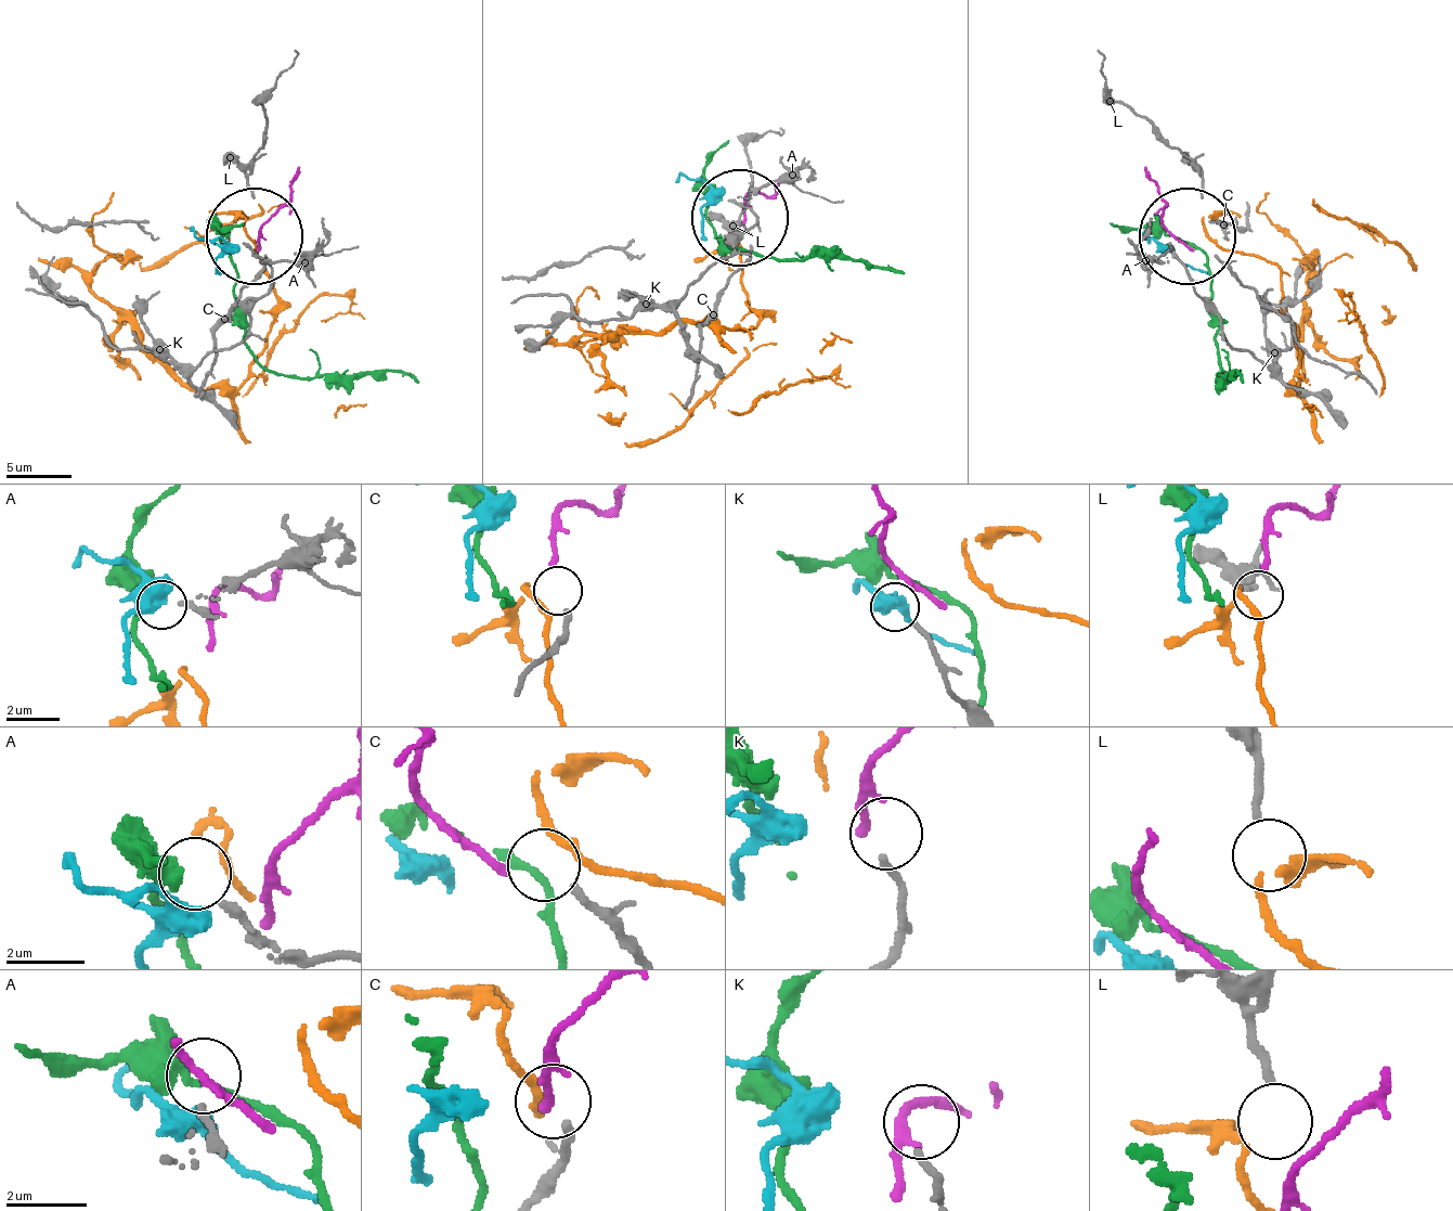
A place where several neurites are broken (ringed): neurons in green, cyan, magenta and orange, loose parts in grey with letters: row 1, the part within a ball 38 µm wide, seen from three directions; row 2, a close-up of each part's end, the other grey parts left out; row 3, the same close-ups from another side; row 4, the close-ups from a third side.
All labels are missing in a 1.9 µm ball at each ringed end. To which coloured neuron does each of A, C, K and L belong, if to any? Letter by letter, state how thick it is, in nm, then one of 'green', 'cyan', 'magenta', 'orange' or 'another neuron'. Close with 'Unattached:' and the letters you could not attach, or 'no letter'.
A: calibre 200 nm; another neuron
C: calibre 200 nm; magenta
K: calibre 180 nm; another neuron
L: calibre 200 nm; orange
Unattached: A, K

